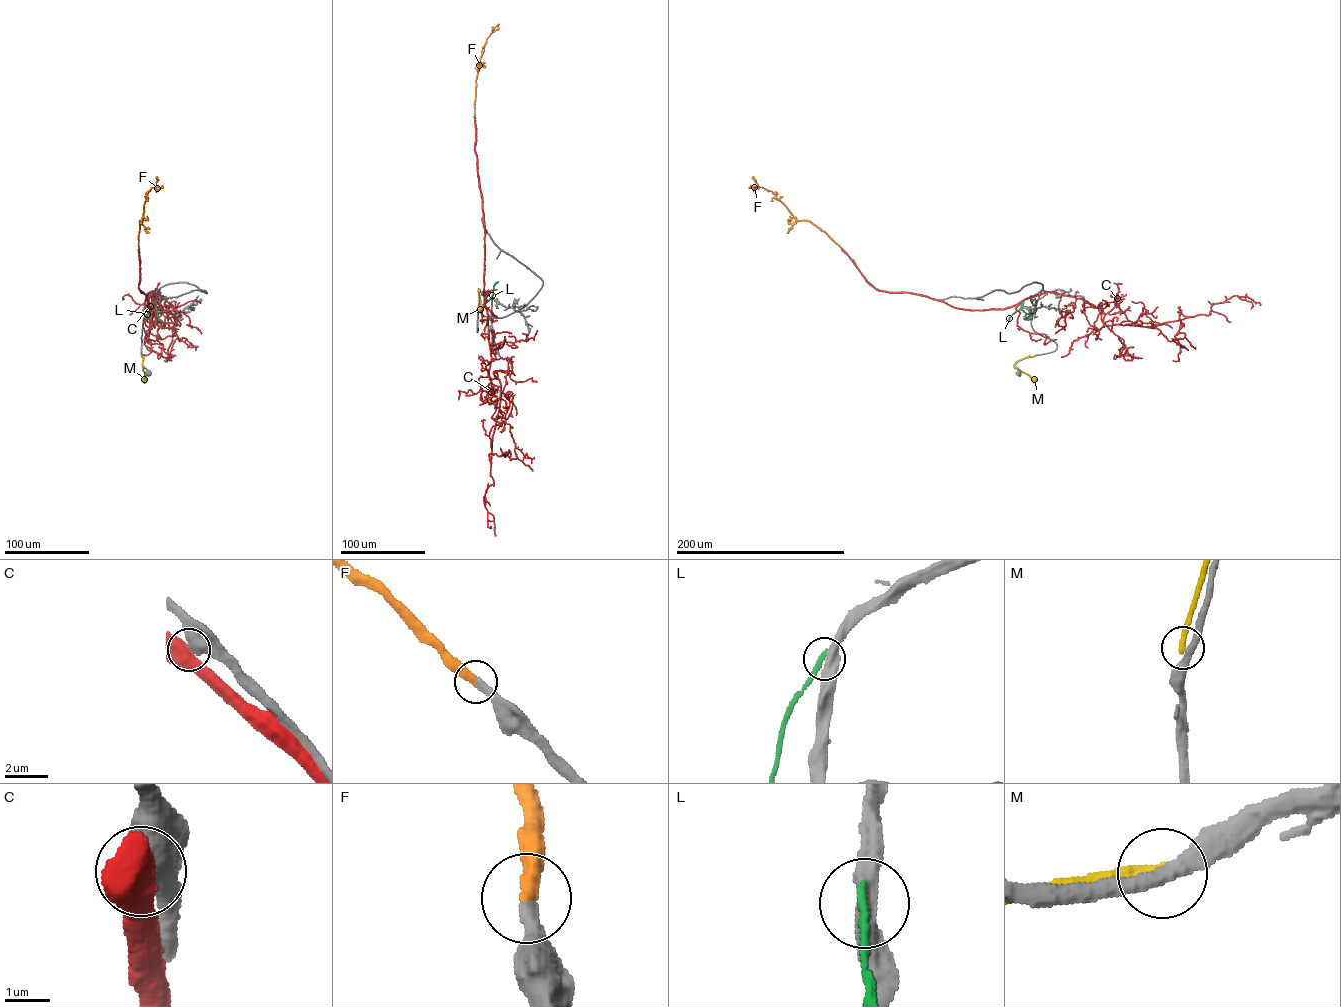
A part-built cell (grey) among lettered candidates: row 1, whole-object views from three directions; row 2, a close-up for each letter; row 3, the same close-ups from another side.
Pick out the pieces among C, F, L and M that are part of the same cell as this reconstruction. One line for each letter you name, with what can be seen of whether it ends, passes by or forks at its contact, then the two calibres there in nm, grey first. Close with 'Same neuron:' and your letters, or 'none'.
F: it ends there; 380 nm thick on the grey side, 400 nm on the other
Same neuron: F

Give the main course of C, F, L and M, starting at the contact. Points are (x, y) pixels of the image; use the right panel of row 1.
C: (842, 249), (878, 290), (960, 308), (1054, 292), (1103, 324), (1147, 326), (1236, 295), (1260, 305)
F: (841, 247), (810, 222), (797, 220), (770, 191), (758, 186), (754, 189), (749, 187)
L: (1023, 301), (1020, 308), (1029, 314), (1026, 319)
M: (1033, 356), (1019, 360), (1015, 366), (1037, 380)

